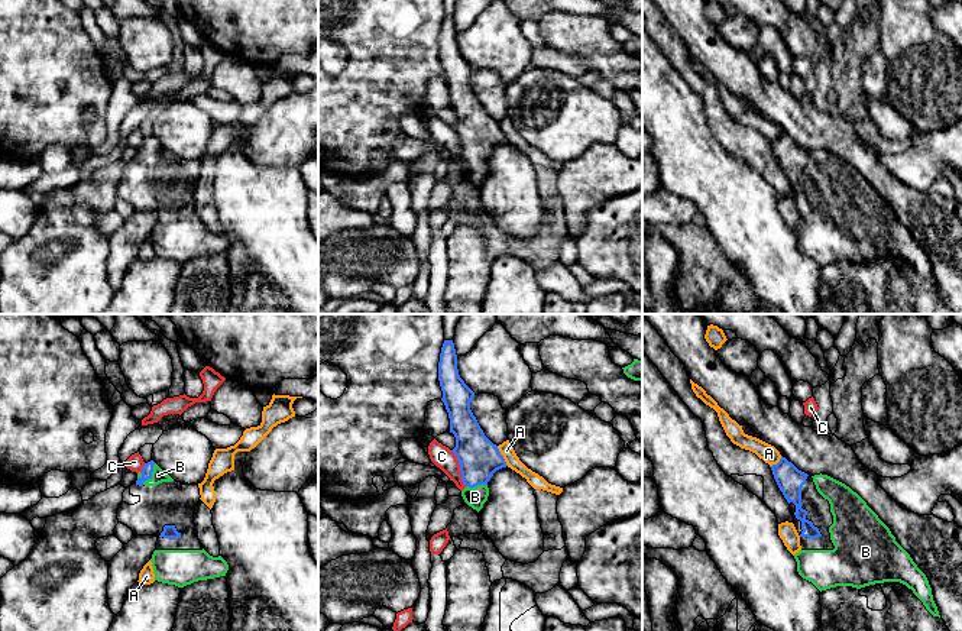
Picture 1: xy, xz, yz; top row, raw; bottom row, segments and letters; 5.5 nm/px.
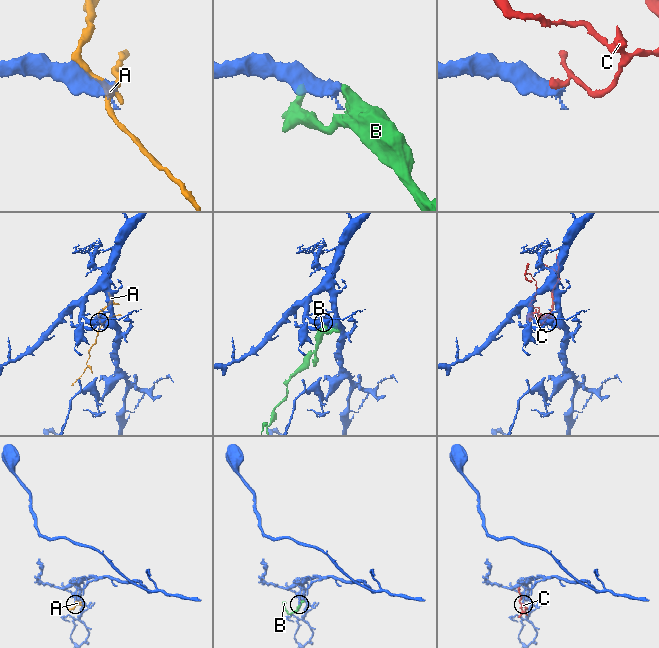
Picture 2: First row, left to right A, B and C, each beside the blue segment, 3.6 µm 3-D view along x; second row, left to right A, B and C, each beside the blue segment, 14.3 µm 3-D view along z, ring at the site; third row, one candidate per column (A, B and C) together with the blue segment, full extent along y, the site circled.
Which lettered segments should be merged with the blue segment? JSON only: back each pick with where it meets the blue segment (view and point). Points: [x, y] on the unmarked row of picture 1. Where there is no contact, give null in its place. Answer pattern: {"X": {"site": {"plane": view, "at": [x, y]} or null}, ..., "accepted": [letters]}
{"B": {"site": {"plane": "xy", "at": [151, 151]}}, "accepted": ["B"]}

